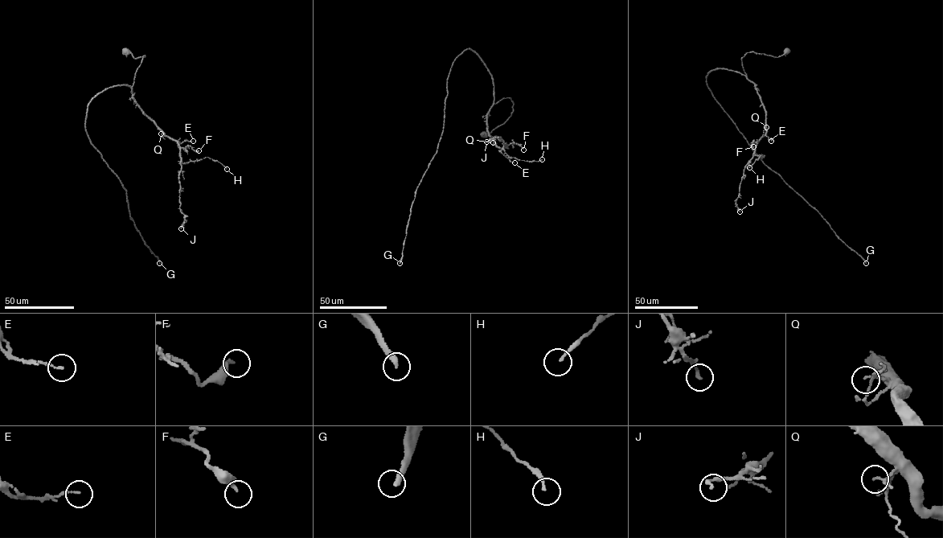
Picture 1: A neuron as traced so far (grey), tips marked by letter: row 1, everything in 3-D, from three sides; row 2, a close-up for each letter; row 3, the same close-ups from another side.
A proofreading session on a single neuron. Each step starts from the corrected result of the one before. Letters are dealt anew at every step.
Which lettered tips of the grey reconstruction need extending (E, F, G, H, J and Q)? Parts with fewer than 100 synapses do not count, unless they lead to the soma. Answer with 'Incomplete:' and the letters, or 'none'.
Incomplete: G

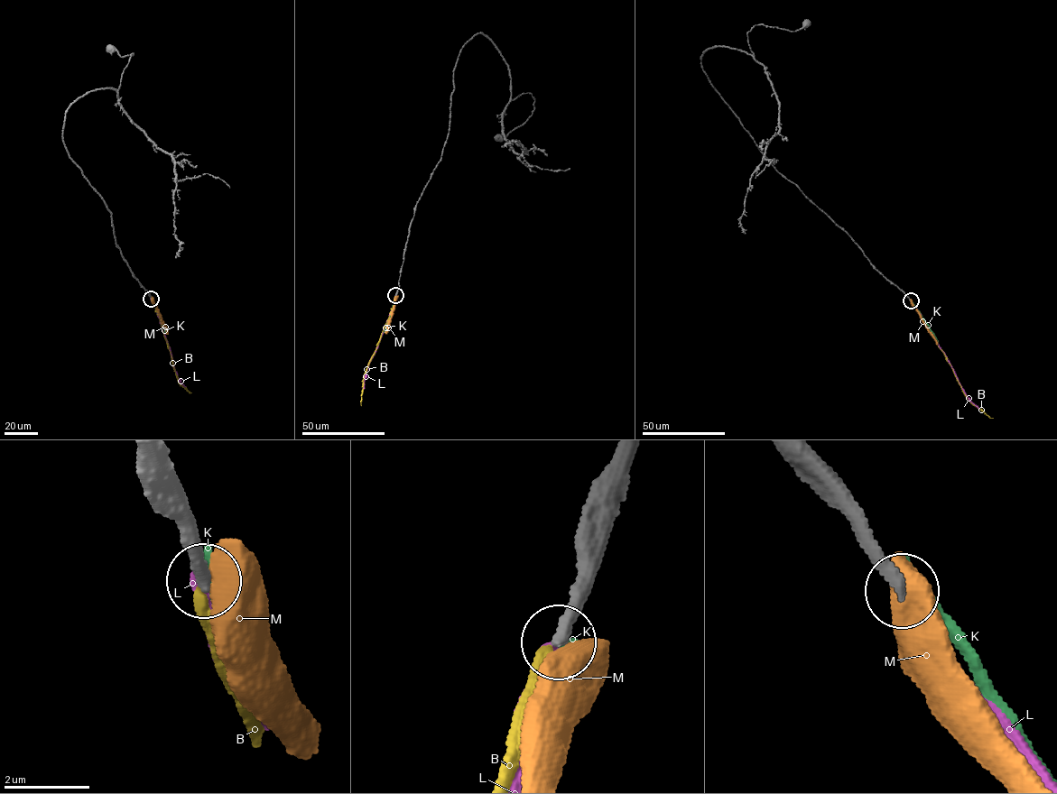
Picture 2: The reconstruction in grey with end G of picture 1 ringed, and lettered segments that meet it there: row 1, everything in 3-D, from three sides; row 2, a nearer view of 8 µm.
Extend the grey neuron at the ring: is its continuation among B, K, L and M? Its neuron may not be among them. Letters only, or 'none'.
none

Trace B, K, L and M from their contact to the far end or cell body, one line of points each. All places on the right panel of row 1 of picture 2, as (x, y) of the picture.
B: (911, 300), (944, 353), (966, 397), (993, 418)
K: (911, 300), (938, 342)
L: (911, 300), (965, 393), (979, 408)
M: (911, 300), (937, 345)

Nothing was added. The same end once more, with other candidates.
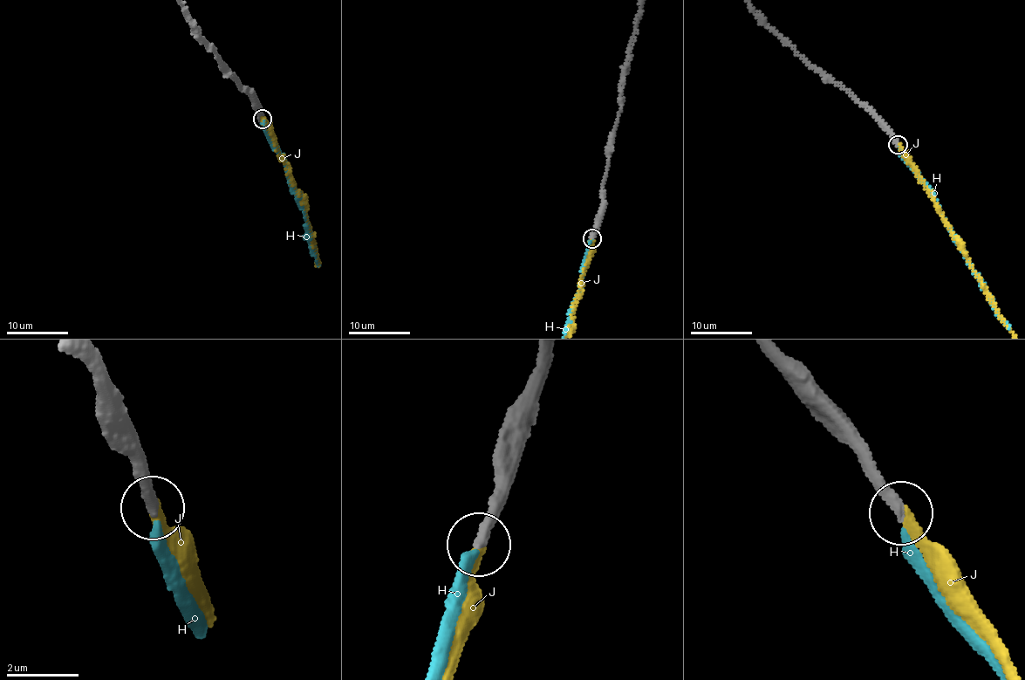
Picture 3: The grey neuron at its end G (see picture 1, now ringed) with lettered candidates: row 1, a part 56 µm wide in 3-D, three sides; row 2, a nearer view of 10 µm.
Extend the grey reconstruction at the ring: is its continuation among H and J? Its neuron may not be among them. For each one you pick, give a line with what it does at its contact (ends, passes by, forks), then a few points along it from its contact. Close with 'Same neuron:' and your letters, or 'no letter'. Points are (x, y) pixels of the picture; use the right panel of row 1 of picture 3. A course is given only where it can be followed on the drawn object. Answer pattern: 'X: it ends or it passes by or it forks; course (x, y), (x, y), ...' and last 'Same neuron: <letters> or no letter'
J: it ends
Same neuron: J

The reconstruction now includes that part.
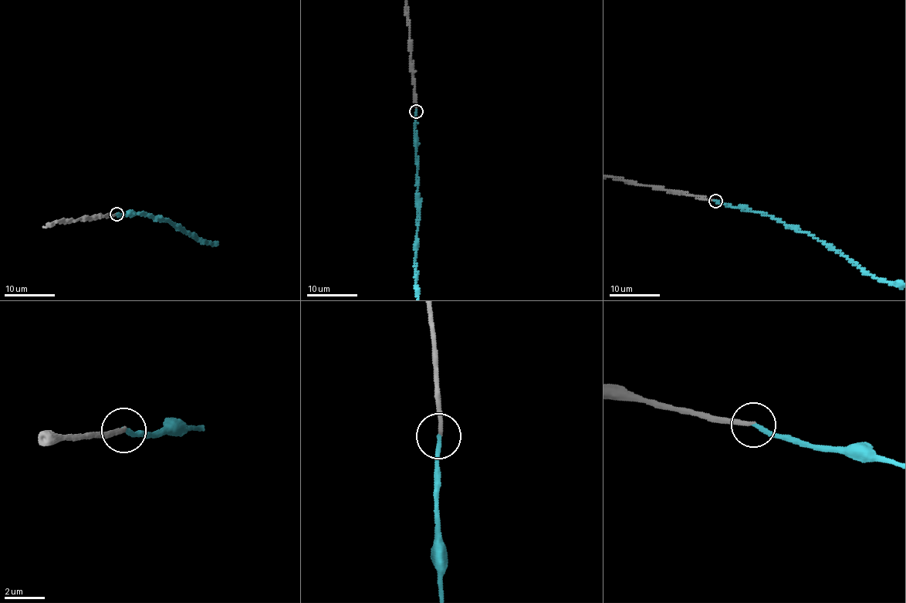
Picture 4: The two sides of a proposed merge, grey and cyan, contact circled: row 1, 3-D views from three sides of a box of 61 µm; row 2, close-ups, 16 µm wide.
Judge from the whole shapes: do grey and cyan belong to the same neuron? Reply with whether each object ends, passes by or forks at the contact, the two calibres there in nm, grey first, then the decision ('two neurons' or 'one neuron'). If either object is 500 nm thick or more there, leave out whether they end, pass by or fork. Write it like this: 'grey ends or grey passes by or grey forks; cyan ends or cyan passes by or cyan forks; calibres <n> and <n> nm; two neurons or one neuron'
grey ends; cyan ends; calibres 240 and 240 nm; one neuron

